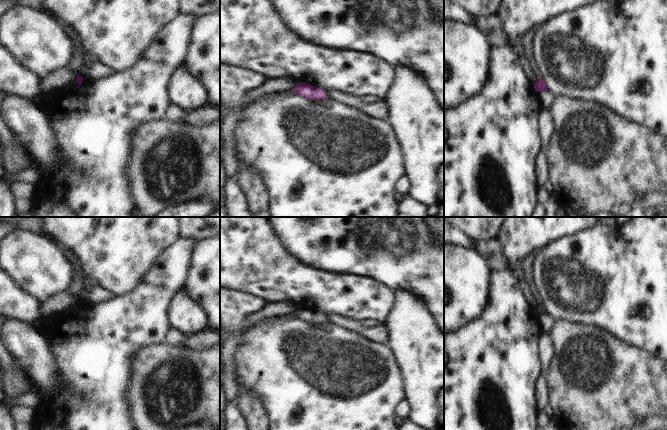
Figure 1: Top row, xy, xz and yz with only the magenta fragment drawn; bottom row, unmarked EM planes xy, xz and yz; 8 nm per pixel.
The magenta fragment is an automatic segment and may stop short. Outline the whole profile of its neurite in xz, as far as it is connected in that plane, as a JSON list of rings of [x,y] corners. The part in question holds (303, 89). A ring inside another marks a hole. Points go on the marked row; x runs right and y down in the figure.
[[[302,82],[295,85],[292,90],[293,93],[302,96],[304,98],[319,100],[323,98],[328,98],[326,92],[321,88]]]

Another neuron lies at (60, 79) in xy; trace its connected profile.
[[[69,65],[50,72],[40,81],[41,92],[67,91],[76,81],[78,73],[71,70]]]

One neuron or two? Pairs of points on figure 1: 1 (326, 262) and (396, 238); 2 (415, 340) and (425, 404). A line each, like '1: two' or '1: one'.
1: one
2: one

